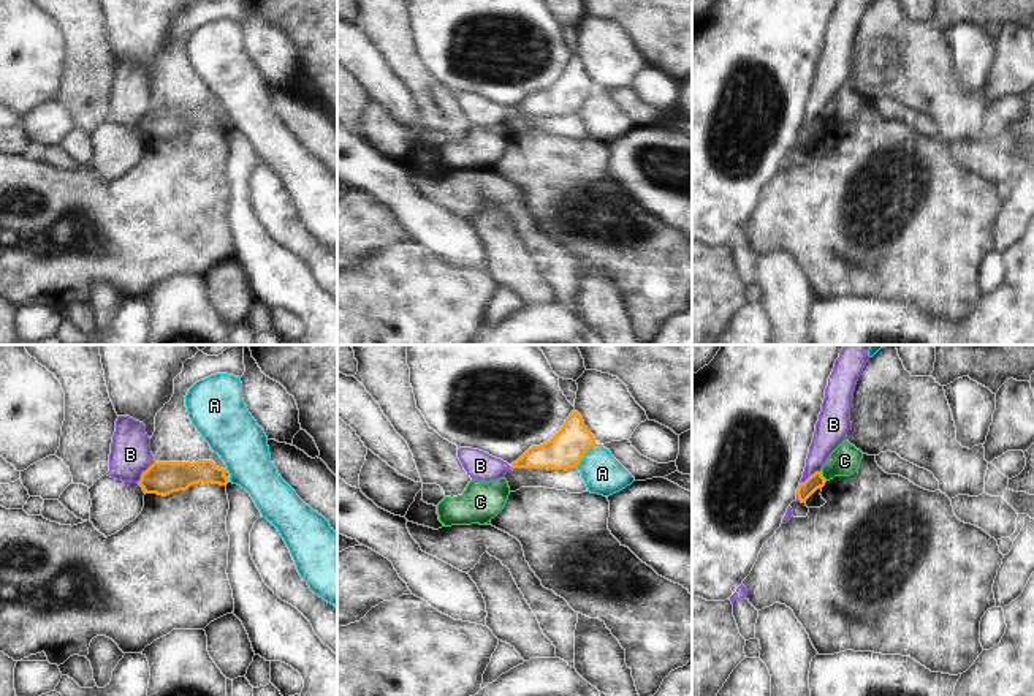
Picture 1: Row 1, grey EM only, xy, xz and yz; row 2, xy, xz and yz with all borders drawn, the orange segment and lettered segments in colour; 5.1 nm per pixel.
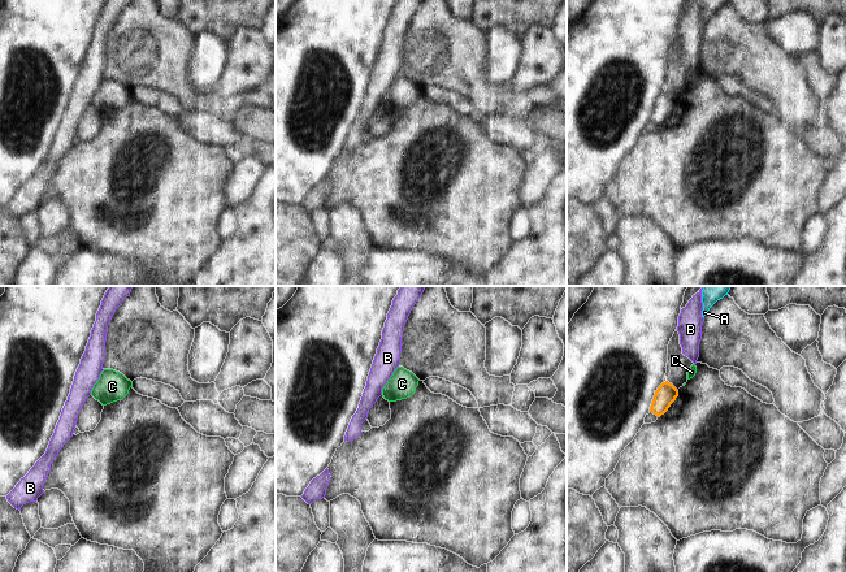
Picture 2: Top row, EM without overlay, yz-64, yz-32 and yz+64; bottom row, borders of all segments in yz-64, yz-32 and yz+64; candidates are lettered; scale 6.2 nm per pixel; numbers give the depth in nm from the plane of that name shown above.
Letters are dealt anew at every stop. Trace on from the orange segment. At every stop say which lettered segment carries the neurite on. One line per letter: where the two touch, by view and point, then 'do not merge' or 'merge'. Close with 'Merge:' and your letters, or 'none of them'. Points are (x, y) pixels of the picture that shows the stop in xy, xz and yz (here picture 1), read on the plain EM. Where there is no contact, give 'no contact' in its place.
A: contact xz (585, 98); do not merge
B: contact xy (144, 117); do not merge
C: contact yz (822, 122); do not merge
Merge: none of them

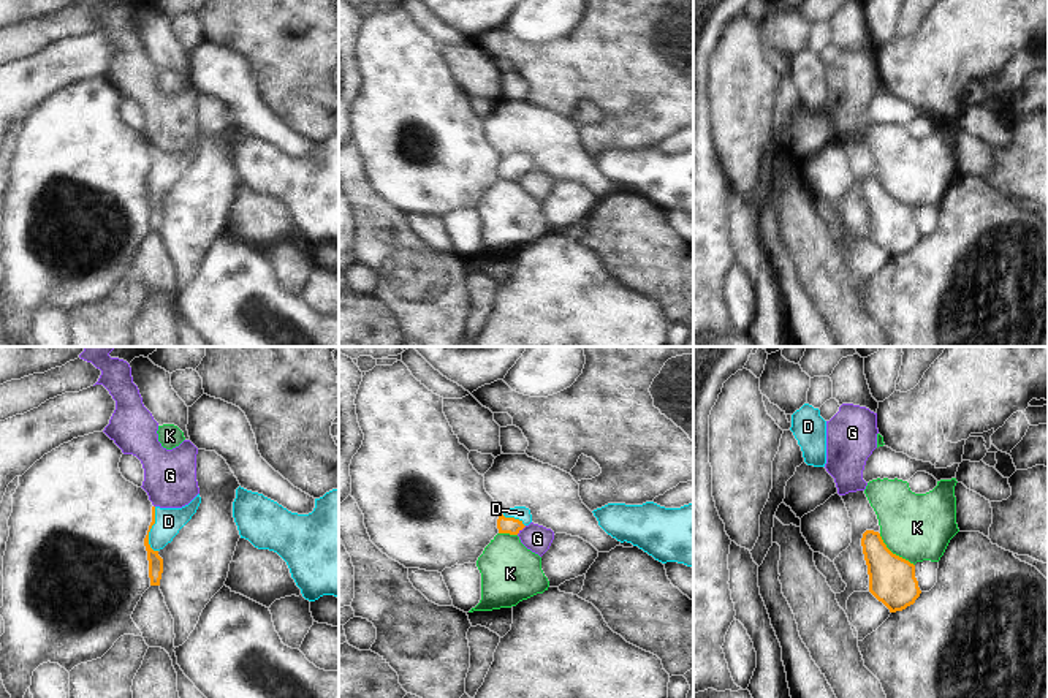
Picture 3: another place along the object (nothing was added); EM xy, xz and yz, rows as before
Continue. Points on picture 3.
D: contact xy (151, 173); merge
G: contact xz (521, 174); do not merge
K: contact yz (895, 200); do not merge
Merge: D

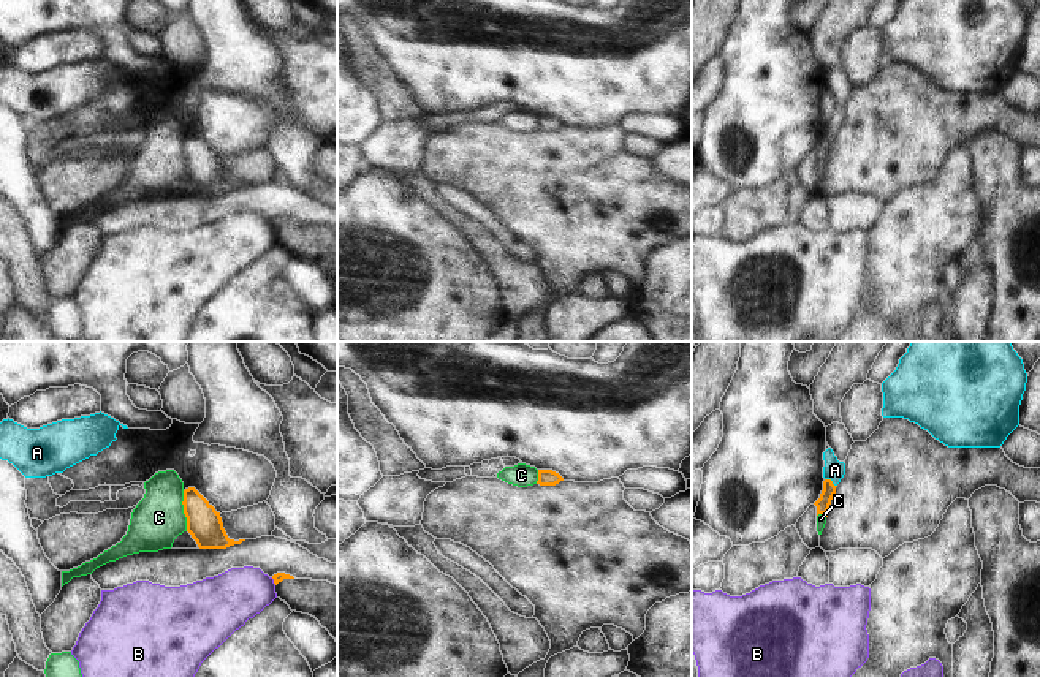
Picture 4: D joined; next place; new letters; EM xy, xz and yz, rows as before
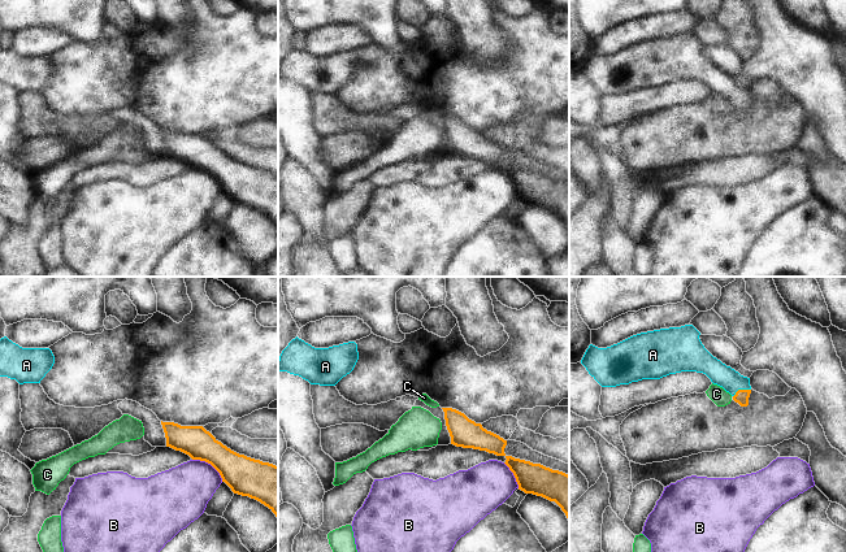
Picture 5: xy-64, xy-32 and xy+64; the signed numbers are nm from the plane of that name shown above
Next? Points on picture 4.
A: contact yz (831, 127); merge
B: contact xy (274, 226); do not merge
C: contact xy (184, 157); do not merge
Merge: A

